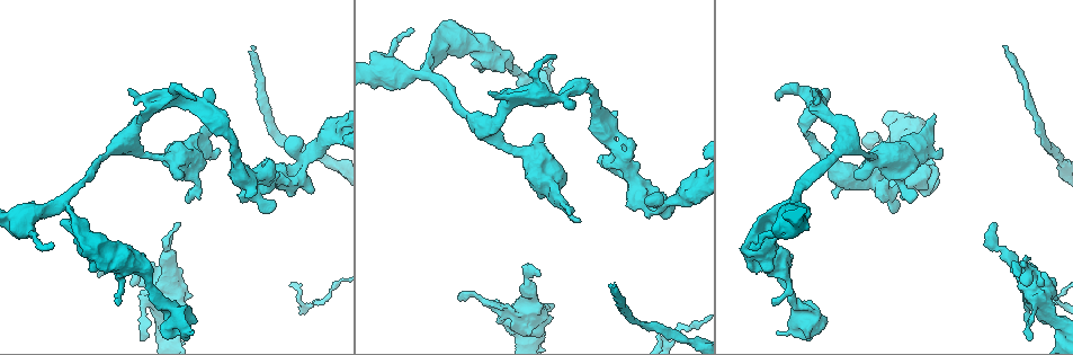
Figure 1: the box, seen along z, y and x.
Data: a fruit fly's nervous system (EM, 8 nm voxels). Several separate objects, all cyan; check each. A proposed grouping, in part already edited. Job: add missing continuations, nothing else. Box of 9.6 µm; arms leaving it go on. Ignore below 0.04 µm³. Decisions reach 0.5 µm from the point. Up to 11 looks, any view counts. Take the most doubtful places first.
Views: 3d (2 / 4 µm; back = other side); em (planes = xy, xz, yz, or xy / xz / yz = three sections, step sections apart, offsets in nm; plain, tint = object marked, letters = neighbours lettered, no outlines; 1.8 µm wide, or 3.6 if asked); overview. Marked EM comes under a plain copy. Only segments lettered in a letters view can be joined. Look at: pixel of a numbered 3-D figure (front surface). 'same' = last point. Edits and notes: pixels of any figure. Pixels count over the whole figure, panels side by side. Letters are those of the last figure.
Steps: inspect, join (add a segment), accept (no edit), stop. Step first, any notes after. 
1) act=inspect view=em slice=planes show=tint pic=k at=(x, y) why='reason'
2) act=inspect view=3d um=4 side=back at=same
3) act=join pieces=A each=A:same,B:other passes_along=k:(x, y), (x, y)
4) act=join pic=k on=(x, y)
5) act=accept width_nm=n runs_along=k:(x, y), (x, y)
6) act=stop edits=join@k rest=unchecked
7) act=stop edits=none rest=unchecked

act=inspect view=em slice=xy step=4 show=letters pic=1 at=(254, 47) why='end of a long branch'

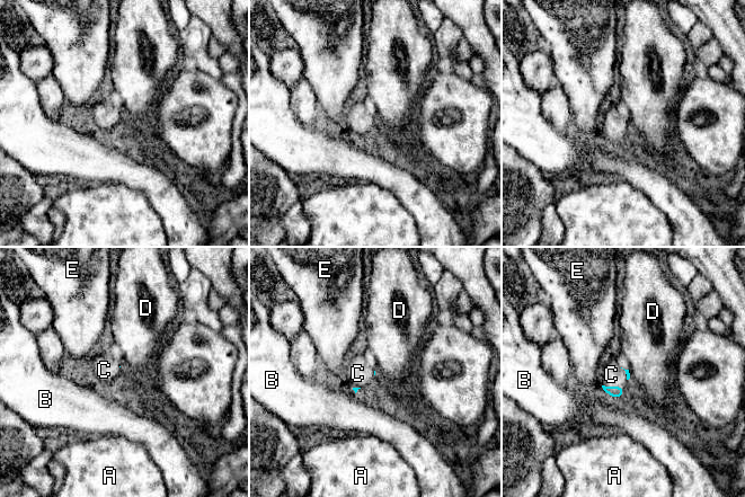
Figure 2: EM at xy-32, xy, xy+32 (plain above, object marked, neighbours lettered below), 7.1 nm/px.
act=inspect view=em slice=planes show=letters at=same

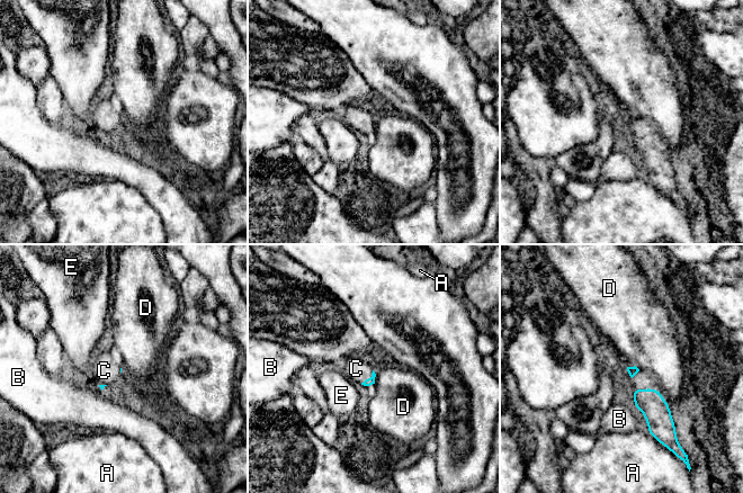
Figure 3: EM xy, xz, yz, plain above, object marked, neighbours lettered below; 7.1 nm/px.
act=join pieces=C each=A:other,B:other,C:same,D:other,E:other passes_along=3:(370, 381), (368, 378), (356, 368) found='it goes on there'

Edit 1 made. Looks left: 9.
act=inspect view=em slice=planes show=letters pic=1 at=(459, 298)

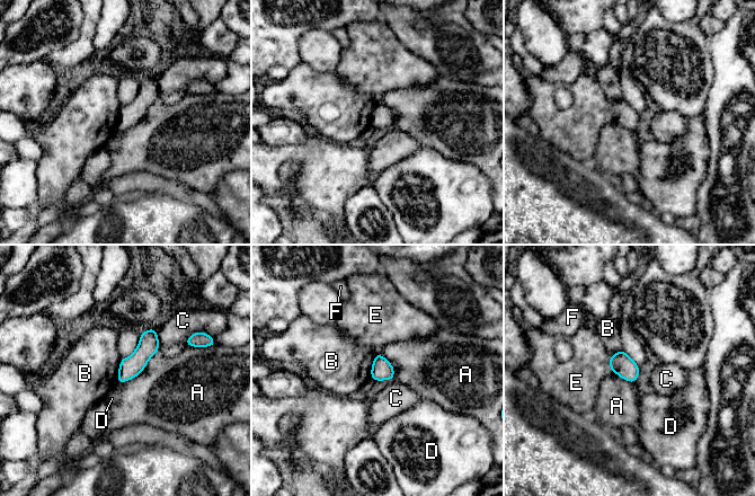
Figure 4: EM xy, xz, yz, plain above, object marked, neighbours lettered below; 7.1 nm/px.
act=accept each=A:other,B:other,C:other,D:other,E:other,F:other runs_along=4:(152, 331), (144, 352), (120, 380) found='no lettered segment goes on from it'

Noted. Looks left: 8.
act=inspect view=em slice=planes show=tint pic=1 at=(170, 95) why='sharp bend'

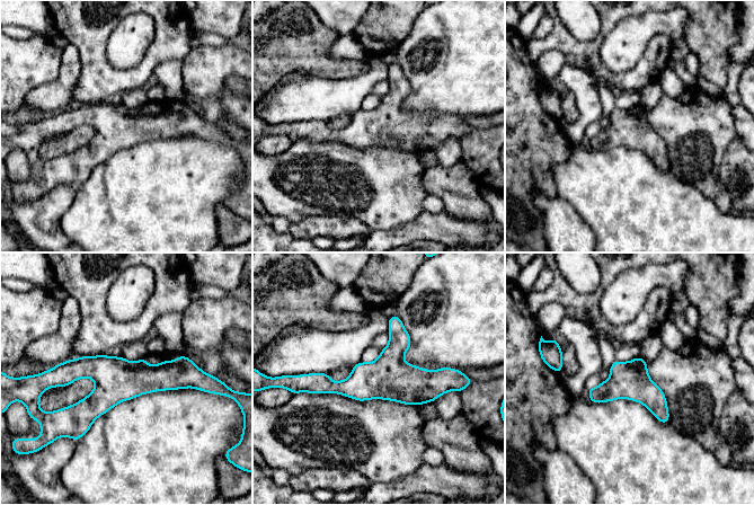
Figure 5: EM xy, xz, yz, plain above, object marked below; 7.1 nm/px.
act=inspect view=em slice=planes show=letters at=same

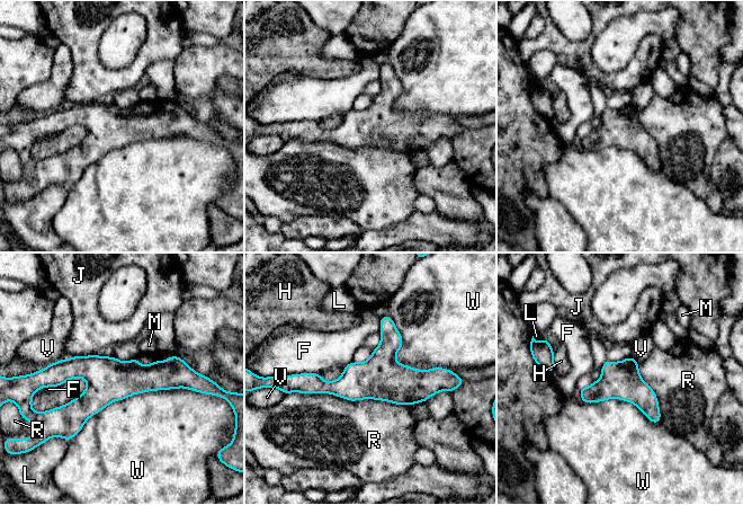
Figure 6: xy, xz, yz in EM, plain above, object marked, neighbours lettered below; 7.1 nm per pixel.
act=accept longest_contact=W:950nm each=F:other,H:other,J:other,L:other,M:other,R:other,V:other,W:other border=6:(294, 391), (409, 406) found='none of them fits'

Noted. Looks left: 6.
act=inspect view=em slice=planes show=letters pic=1 at=(437, 45) why='branch stops here'

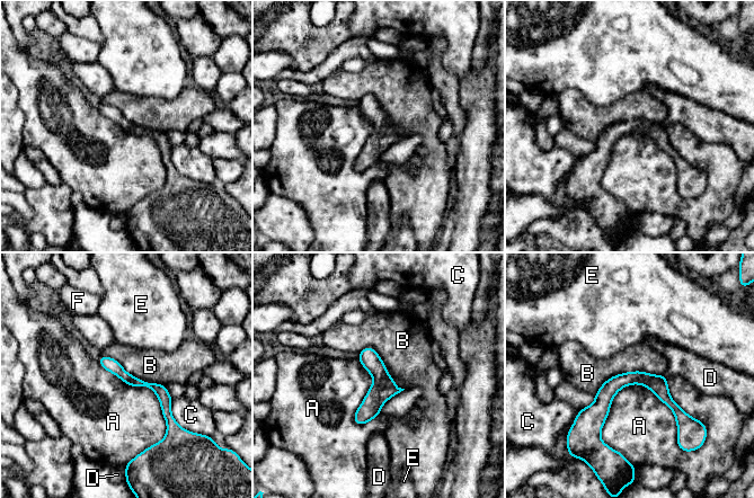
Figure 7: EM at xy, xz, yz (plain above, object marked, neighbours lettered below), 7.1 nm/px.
act=accept longest_contact=A:550nm each=A:other,B:other,C:other,D:other,E:other,F:other border=7:(614, 394), (647, 387), (677, 442) found='no lettered segment goes on from it'

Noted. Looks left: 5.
act=stop edits=join@3 rest=unchecked

